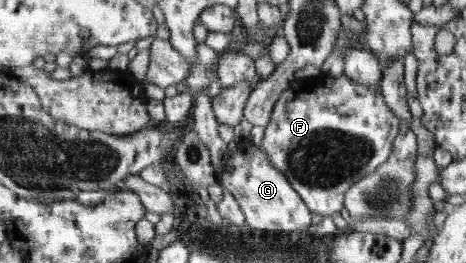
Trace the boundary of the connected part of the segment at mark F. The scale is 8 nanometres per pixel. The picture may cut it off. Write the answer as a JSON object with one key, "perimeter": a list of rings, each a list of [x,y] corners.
{"perimeter":[[[346,73],[338,77],[318,74],[314,78],[294,77],[291,85],[275,104],[271,122],[265,127],[262,147],[269,154],[273,166],[277,166],[292,182],[313,212],[321,216],[335,216],[343,210],[345,197],[353,183],[374,173],[393,154],[393,144],[399,131],[397,114],[387,106],[382,90],[359,84]]]}

